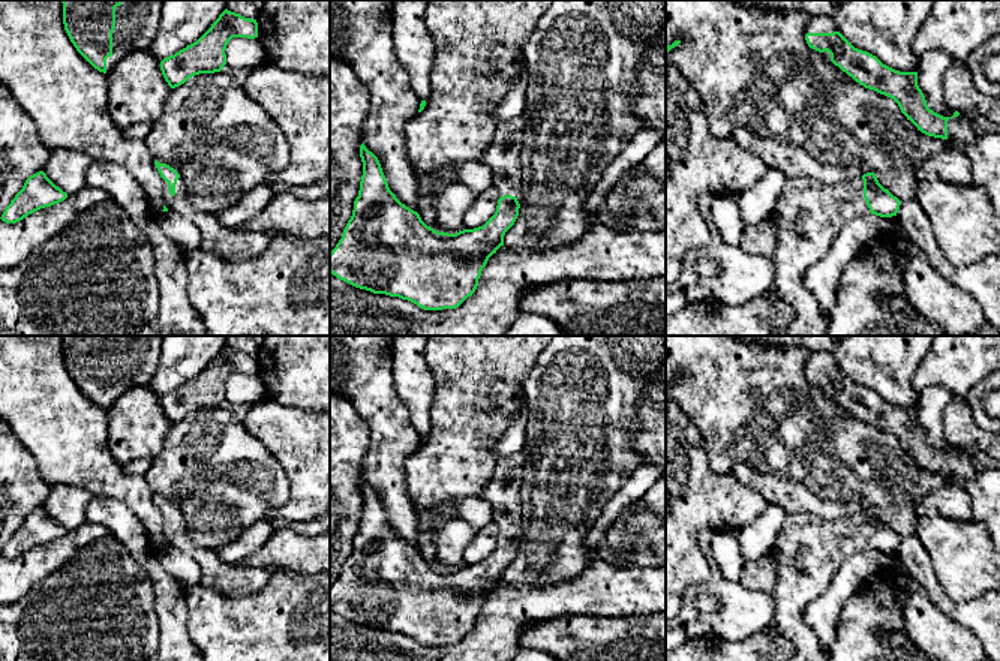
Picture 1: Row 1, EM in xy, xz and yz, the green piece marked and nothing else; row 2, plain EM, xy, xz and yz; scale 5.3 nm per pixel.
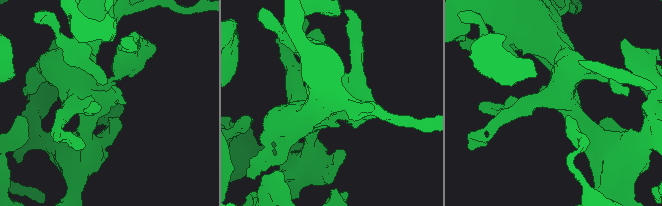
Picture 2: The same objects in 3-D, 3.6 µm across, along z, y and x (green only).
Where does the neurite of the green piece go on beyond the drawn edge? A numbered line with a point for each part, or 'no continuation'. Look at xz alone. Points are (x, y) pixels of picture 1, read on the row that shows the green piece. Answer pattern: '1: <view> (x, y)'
1: xz (501, 156)

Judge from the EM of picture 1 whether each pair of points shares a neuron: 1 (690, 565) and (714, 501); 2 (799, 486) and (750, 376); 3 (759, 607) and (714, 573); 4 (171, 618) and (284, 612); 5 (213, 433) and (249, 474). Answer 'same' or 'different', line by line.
1: same
2: same
3: same
4: different
5: same

